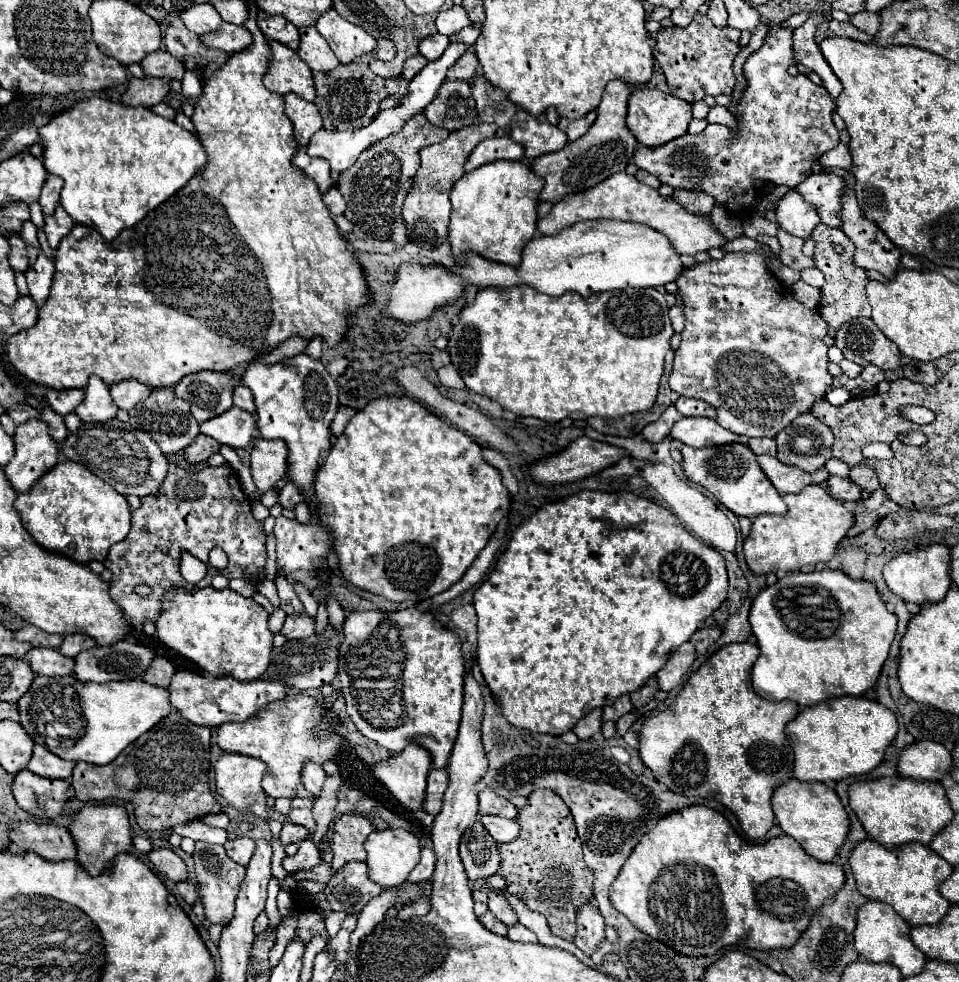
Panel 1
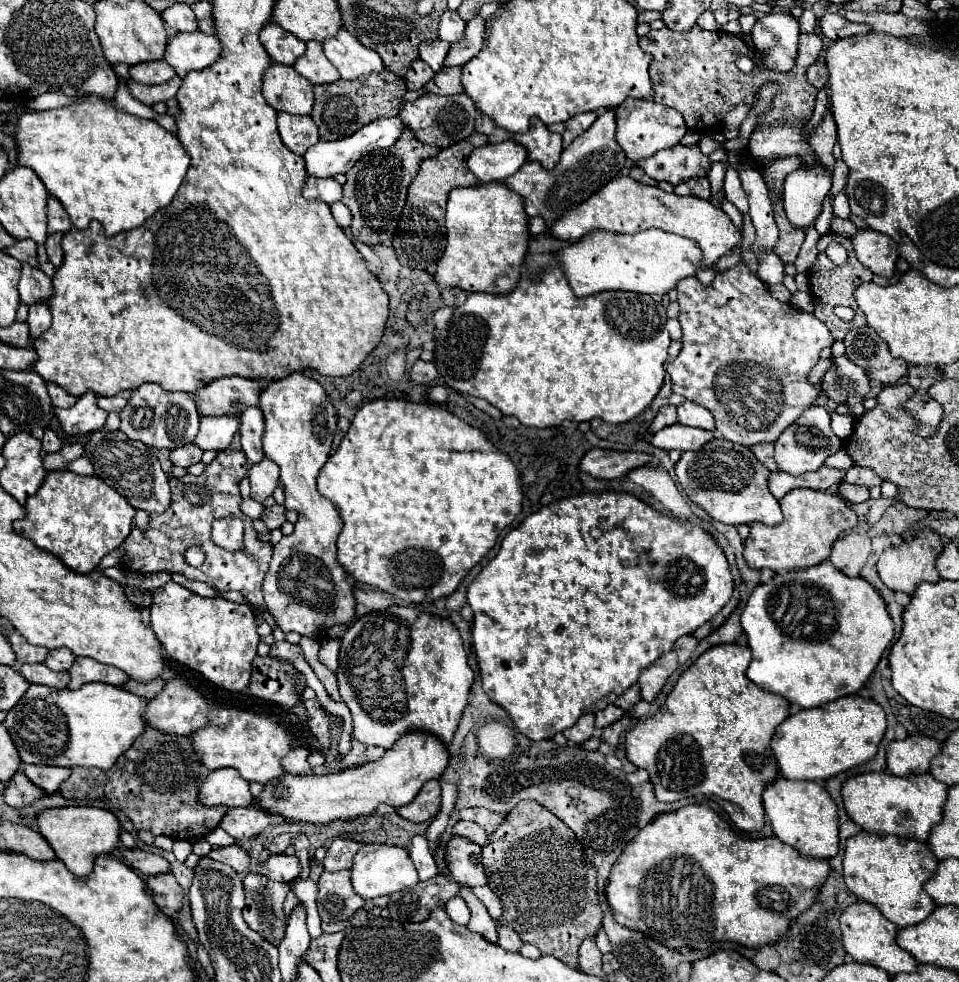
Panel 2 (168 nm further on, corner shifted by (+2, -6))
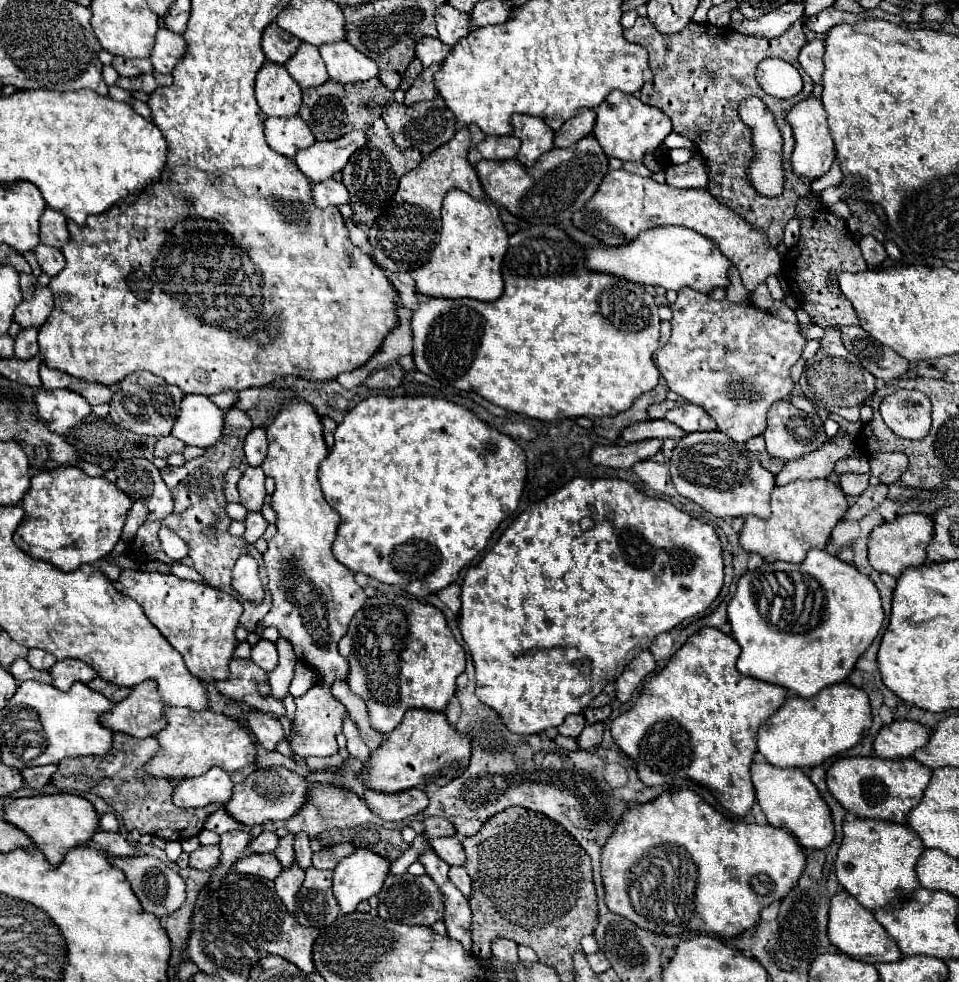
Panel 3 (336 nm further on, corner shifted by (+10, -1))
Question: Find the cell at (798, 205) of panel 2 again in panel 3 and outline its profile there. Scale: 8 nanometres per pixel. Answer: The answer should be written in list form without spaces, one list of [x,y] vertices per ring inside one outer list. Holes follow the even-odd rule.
[[[808,96],[804,98],[804,102],[798,102],[796,106],[790,108],[790,112],[786,114],[786,122],[790,122],[796,146],[792,152],[792,168],[798,176],[806,176],[806,178],[814,178],[814,176],[824,176],[830,170],[830,164],[836,158],[836,150],[834,150],[834,140],[830,136],[830,128],[826,122],[826,110],[820,102],[820,98]]]

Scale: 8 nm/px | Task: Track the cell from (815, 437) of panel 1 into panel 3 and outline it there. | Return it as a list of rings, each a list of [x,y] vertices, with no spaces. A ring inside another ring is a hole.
[[[780,400],[768,410],[768,428],[764,432],[764,438],[766,438],[768,452],[774,458],[784,460],[784,462],[790,462],[790,460],[800,458],[802,454],[814,452],[828,440],[824,434],[822,418],[818,414],[806,414],[806,412],[794,408],[788,400]]]

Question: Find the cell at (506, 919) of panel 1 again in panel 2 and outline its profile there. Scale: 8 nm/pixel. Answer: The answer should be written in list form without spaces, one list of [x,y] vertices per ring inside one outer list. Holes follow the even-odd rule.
[[[498,925],[498,945],[506,951],[518,951],[522,947],[522,941],[520,941],[518,933],[512,931],[510,927],[500,927]]]

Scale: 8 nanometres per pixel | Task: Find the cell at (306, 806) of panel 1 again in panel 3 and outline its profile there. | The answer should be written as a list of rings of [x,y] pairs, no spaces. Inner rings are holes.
[[[286,834],[284,838],[280,838],[278,848],[274,850],[274,856],[278,858],[278,862],[288,868],[294,860],[294,834]]]

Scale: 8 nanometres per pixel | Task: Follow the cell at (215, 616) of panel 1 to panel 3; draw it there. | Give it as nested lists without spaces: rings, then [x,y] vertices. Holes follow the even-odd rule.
[[[122,570],[120,578],[114,582],[120,592],[144,608],[148,620],[162,632],[162,636],[176,648],[188,670],[208,680],[220,680],[228,676],[228,664],[236,650],[236,626],[242,616],[242,604],[230,594],[212,590],[202,582],[180,580],[174,574],[142,572],[142,570]]]

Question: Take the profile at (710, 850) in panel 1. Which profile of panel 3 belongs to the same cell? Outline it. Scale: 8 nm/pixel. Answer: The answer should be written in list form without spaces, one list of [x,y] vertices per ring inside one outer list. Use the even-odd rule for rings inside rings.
[[[690,790],[664,792],[654,802],[630,806],[622,822],[614,828],[602,850],[602,882],[606,904],[614,914],[626,916],[640,928],[656,934],[718,934],[732,938],[760,920],[760,908],[780,902],[798,882],[806,866],[806,856],[798,840],[784,828],[770,824],[750,824],[744,820],[730,820],[716,812],[710,804]]]

